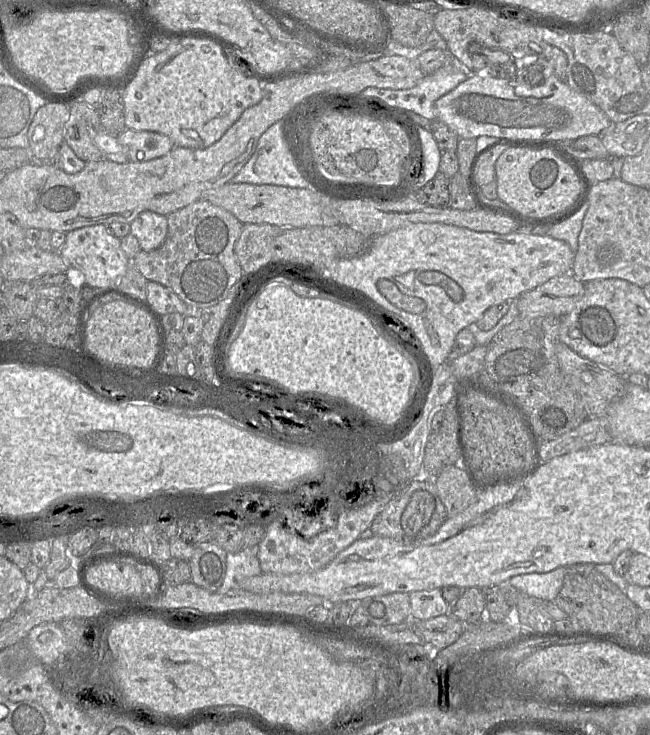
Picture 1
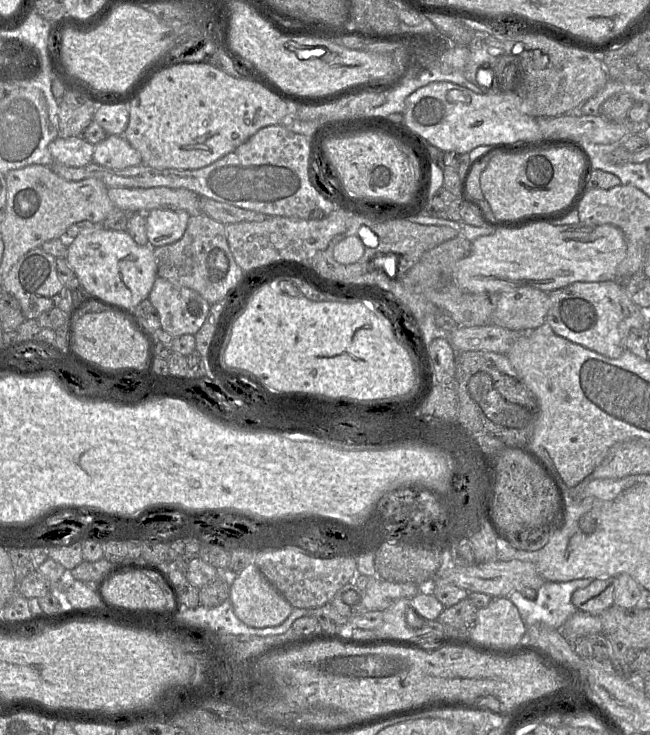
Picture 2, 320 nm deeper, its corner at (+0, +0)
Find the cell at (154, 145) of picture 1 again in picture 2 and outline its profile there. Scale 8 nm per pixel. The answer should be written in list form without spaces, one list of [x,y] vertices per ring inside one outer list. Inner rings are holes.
[[[108,135],[95,145],[93,163],[114,170],[122,170],[142,163],[141,154],[123,135]]]

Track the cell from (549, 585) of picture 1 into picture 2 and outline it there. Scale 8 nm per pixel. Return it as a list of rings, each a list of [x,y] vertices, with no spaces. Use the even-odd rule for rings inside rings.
[[[592,581],[545,582],[534,599],[526,598],[521,592],[512,592],[508,599],[516,606],[526,626],[545,623],[552,628],[560,628],[577,611],[572,603],[573,593],[589,586]]]

